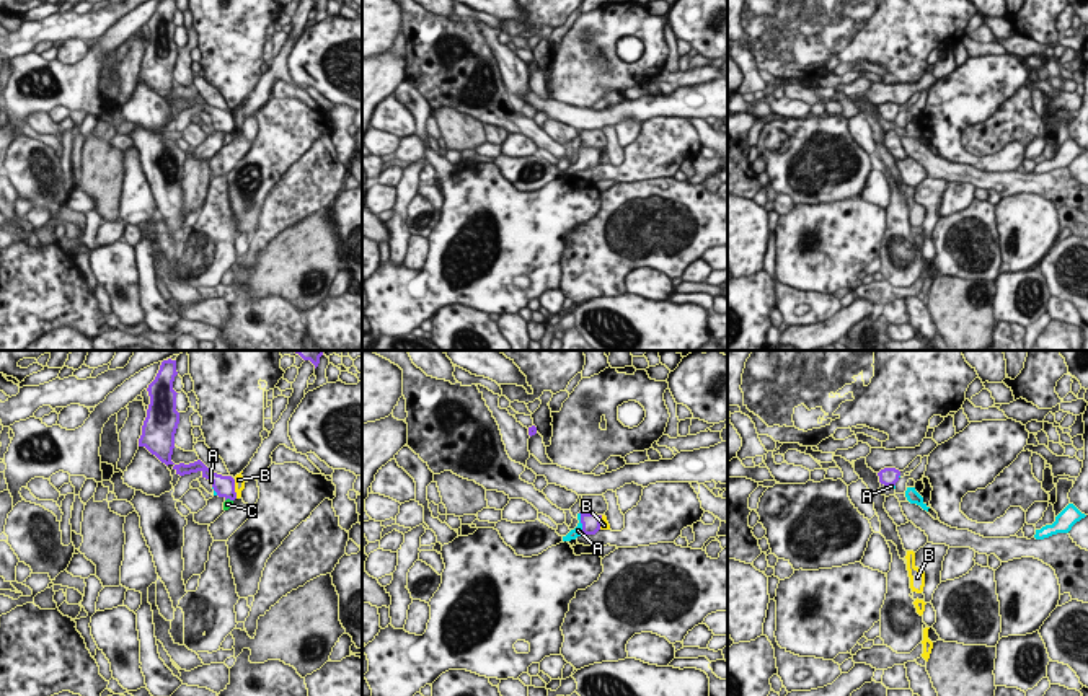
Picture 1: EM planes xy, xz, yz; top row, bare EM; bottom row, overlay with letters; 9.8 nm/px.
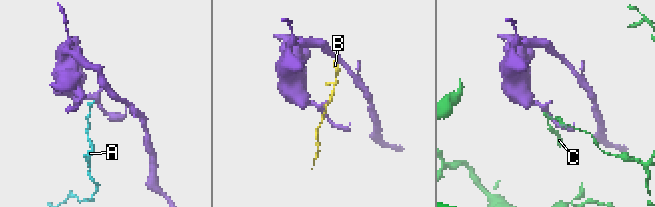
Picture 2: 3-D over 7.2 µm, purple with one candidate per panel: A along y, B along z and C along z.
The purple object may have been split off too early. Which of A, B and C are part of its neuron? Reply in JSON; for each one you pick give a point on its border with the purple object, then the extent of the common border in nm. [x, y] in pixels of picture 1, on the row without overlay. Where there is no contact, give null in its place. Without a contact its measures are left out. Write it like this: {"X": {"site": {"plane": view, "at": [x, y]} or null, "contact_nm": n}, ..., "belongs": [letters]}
{"A": {"site": {"plane": "xz", "at": [581, 157]}, "contact_nm": 220}, "belongs": ["A"]}

